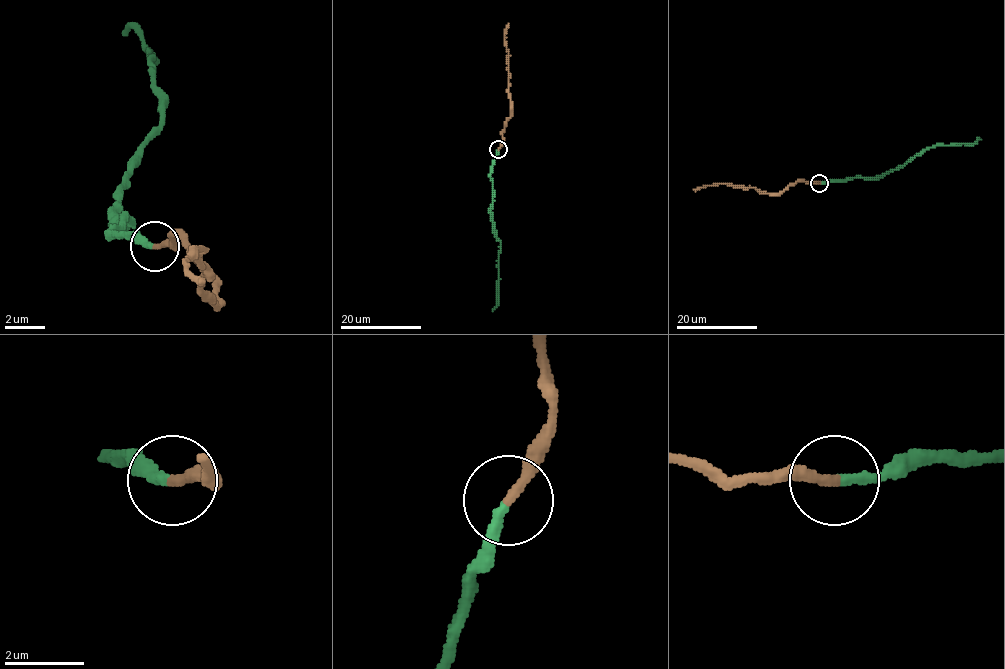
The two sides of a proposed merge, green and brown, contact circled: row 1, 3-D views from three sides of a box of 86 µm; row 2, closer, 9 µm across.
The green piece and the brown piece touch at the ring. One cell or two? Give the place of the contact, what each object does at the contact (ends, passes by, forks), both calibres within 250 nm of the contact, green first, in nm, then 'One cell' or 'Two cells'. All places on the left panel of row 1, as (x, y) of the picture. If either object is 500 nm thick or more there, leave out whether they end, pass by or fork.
Place: (155, 246). At the ring green ends. At the ring brown ends. Thickness 240 nm (green) against 260 nm. One cell

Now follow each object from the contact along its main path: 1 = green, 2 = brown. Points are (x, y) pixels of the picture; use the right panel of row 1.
1: (819, 183), (882, 177), (929, 148), (973, 144), (980, 140)
2: (819, 183), (797, 181), (778, 194), (725, 183), (693, 190)

